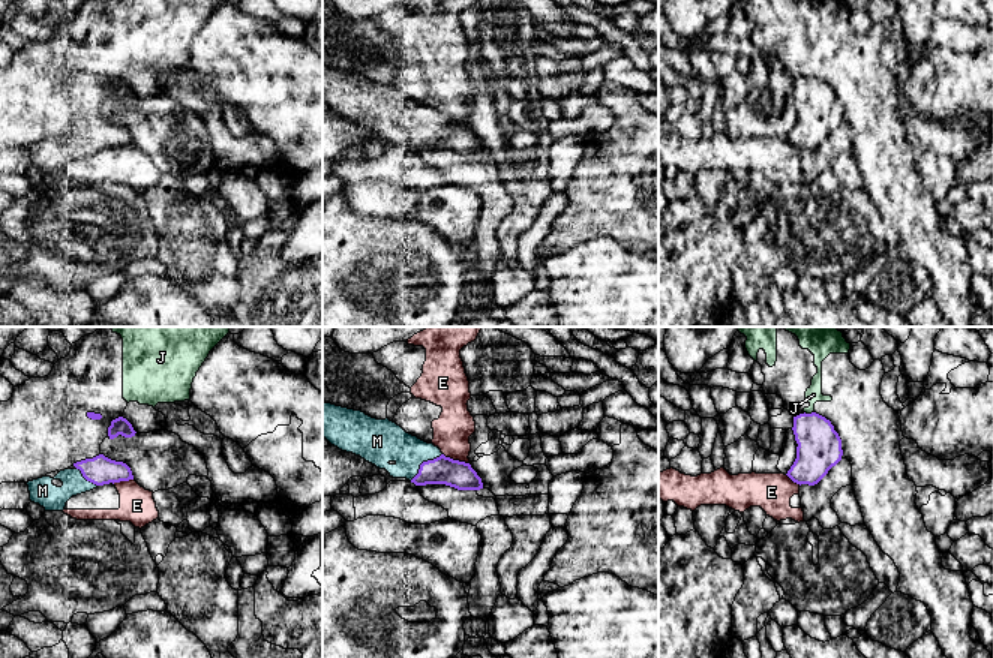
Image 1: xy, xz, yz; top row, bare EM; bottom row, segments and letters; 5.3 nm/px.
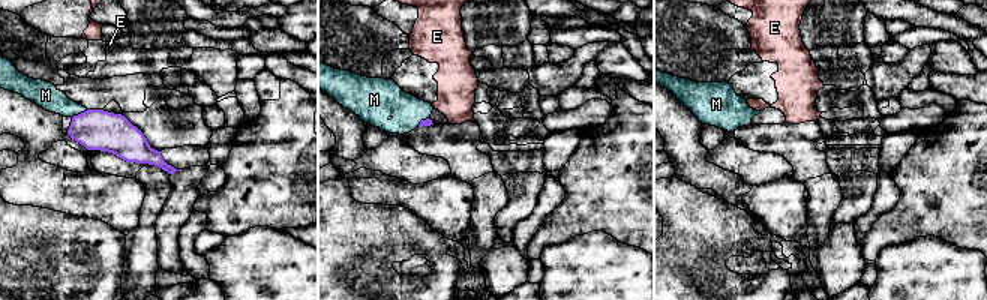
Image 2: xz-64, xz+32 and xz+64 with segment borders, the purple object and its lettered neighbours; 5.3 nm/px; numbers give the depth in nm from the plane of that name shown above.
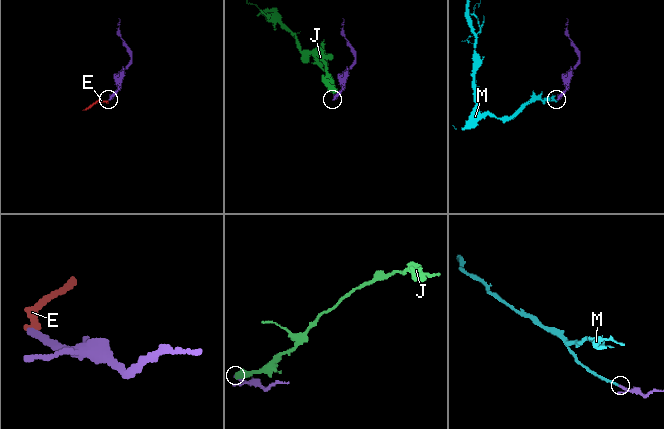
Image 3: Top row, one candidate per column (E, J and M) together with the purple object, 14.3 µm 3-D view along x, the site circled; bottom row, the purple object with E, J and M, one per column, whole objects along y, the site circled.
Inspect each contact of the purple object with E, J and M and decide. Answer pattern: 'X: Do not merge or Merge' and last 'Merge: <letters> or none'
E: Do not merge
J: Do not merge
M: Merge
Merge: M

